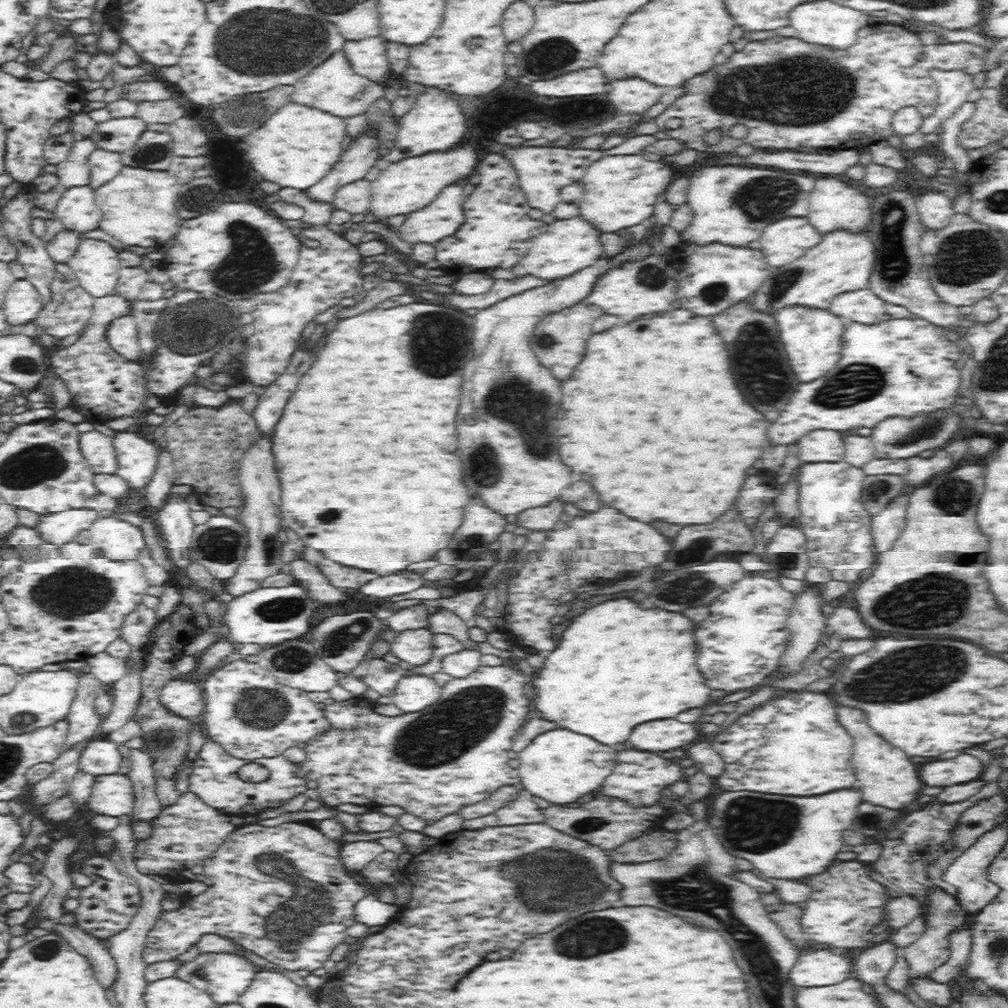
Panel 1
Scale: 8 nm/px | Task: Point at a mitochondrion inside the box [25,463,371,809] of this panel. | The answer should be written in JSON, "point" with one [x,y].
{"point":[67,593]}

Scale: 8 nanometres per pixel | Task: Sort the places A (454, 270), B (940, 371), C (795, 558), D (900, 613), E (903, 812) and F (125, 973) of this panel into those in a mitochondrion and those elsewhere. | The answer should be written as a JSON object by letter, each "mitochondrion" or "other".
{"A":"other","B":"other","C":"mitochondrion","D":"mitochondrion","E":"other","F":"other"}

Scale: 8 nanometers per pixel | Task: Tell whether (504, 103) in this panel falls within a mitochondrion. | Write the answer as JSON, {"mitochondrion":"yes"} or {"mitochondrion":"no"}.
{"mitochondrion":"no"}

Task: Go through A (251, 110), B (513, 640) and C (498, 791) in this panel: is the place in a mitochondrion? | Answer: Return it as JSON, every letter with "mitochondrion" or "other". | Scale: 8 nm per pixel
{"A":"mitochondrion","B":"other","C":"other"}

